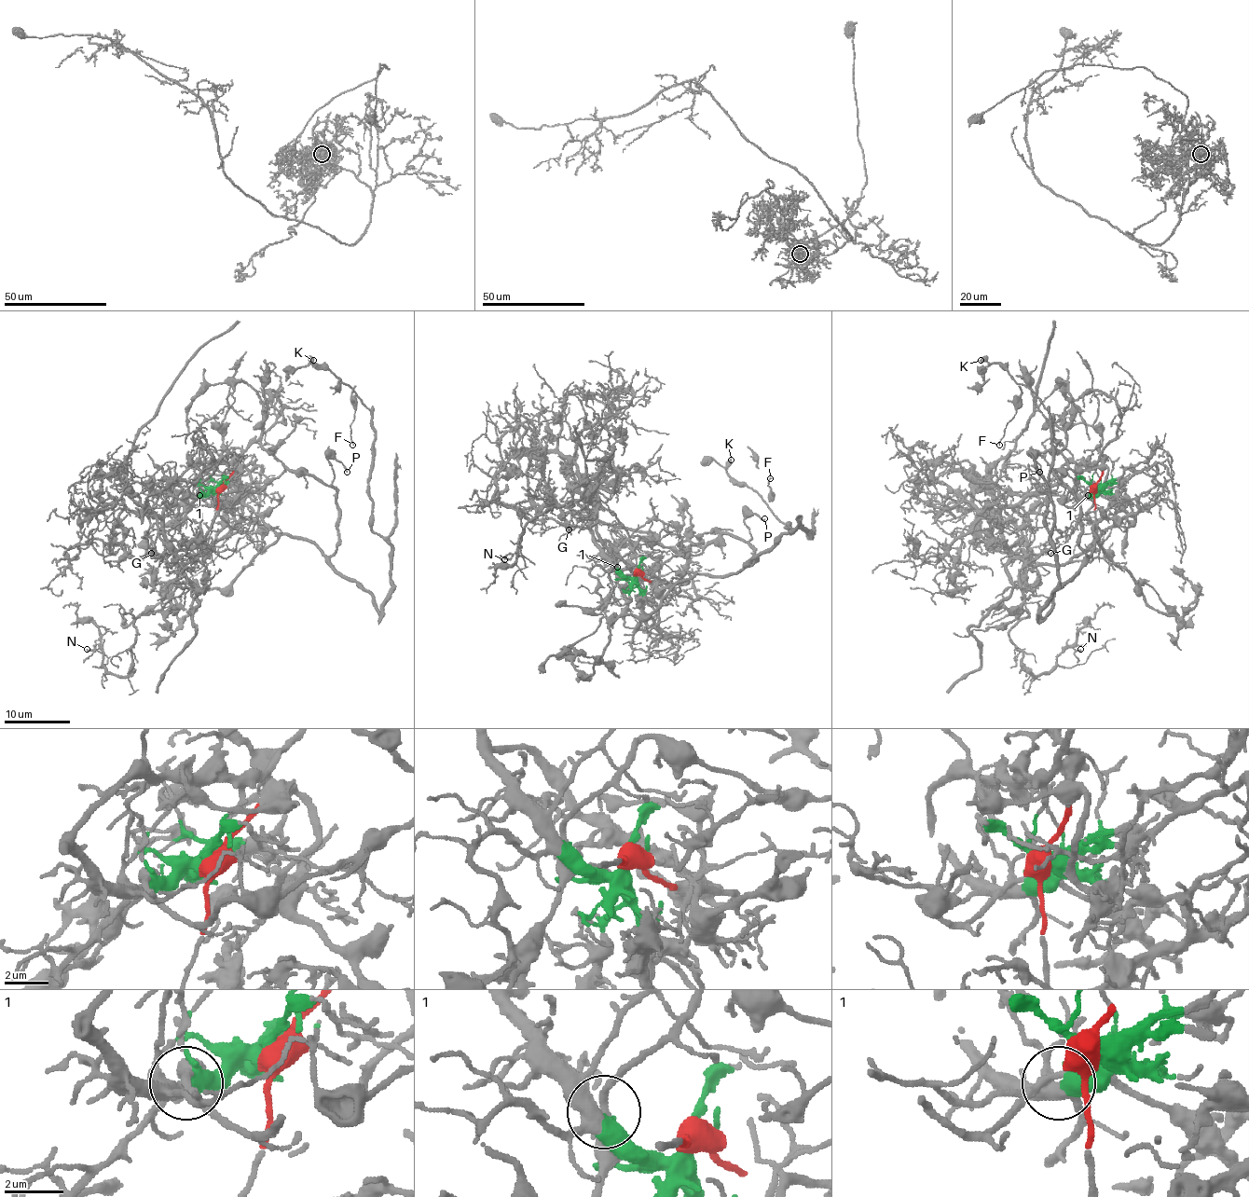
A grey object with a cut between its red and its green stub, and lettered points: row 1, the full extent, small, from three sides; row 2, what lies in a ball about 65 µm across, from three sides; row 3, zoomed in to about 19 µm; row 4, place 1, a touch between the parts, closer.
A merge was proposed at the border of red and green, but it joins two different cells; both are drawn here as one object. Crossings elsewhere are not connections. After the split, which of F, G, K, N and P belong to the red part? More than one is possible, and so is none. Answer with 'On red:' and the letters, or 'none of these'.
On red: F, K, P

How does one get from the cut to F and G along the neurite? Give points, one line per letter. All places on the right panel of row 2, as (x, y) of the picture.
F: (1093, 488), (1106, 468), (1092, 556), (1044, 616), (1059, 580), (1046, 529), (1050, 428), (1026, 387), (999, 445)
G: (1095, 488), (1097, 492), (1076, 496), (1059, 485), (1031, 492), (1021, 504), (1031, 534), (1026, 547), (1050, 554)

